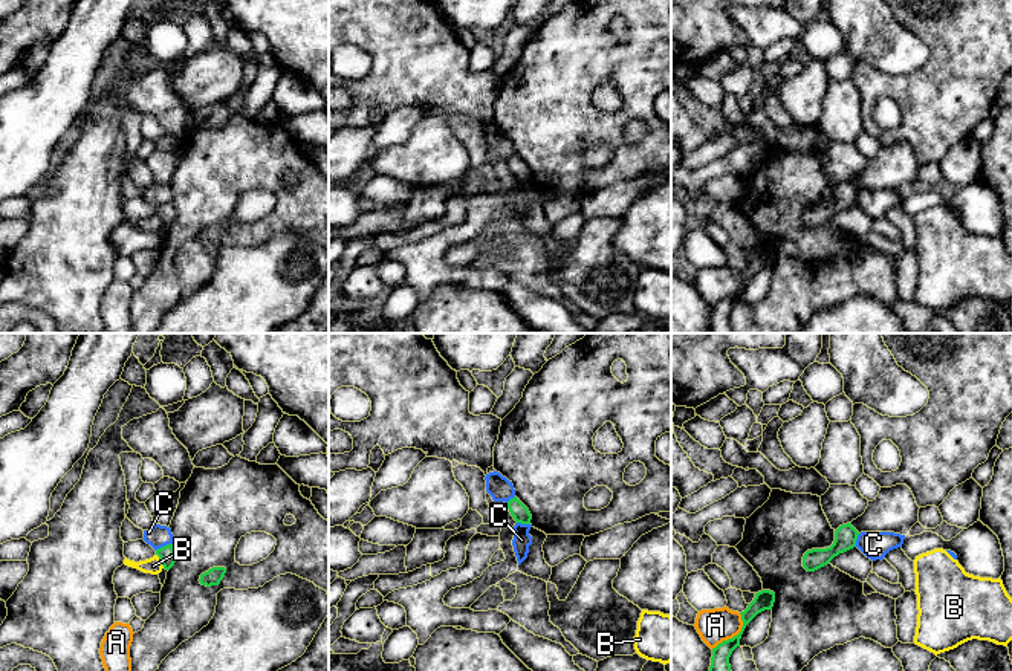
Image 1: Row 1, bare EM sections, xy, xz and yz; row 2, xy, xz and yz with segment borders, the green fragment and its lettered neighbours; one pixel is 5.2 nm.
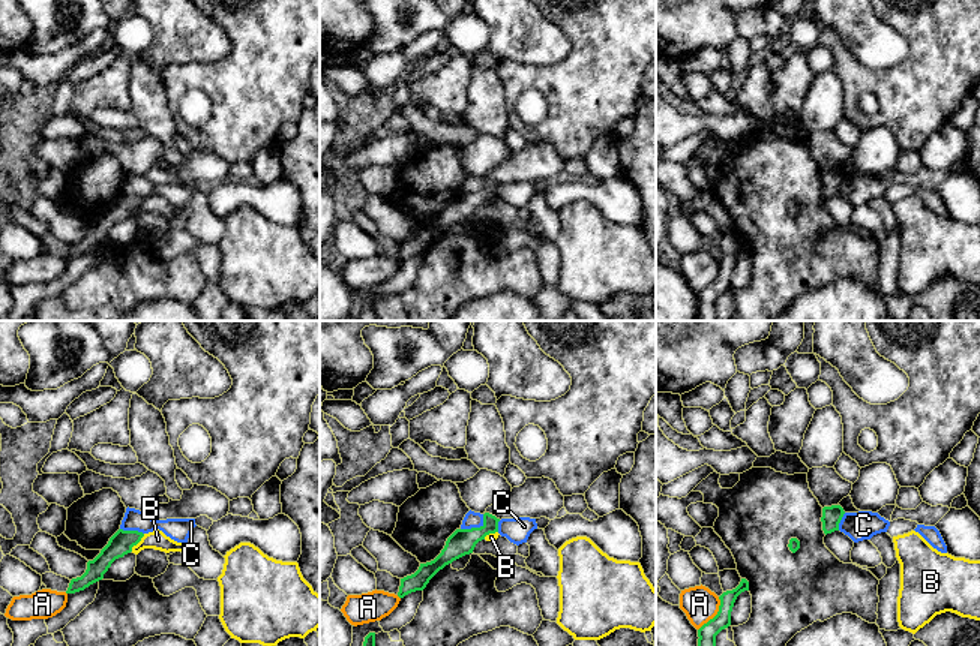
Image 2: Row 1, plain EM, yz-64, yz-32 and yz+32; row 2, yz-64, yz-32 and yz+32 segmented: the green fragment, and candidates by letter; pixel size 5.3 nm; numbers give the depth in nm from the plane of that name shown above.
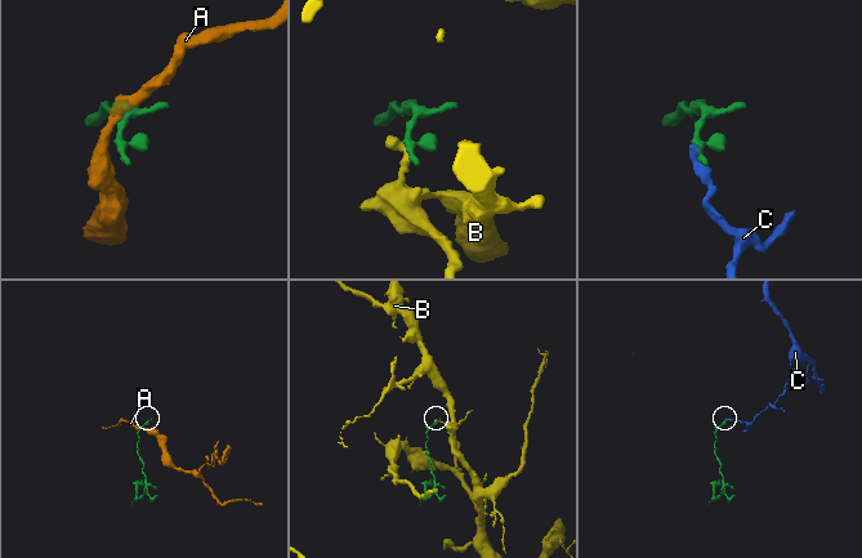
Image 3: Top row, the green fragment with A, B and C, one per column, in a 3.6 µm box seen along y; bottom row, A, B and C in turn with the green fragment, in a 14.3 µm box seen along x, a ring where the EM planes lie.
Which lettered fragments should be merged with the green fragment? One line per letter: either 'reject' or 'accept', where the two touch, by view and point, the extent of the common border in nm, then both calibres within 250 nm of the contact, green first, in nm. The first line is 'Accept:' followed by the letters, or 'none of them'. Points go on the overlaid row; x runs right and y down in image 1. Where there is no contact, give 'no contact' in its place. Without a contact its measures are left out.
Accept: none of them
A: reject; meets green in yz at (734, 636); contact 240 nm long; 100 nm thick on the green side, 180 nm on the other
B: reject; meets green in xy at (161, 561); contact 90 nm long; 90 nm thick on the green side, 90 nm on the other
C: reject; meets green in xy at (164, 546); contact 100 nm long; 90 nm thick on the green side, 120 nm on the other

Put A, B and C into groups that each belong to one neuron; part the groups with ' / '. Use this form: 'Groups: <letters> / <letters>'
Groups: A / B / C

